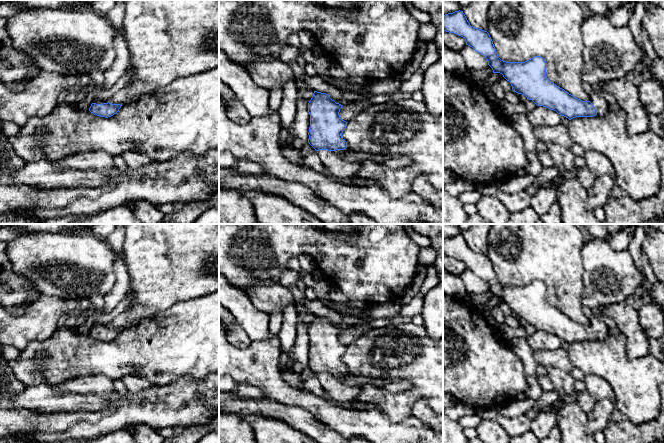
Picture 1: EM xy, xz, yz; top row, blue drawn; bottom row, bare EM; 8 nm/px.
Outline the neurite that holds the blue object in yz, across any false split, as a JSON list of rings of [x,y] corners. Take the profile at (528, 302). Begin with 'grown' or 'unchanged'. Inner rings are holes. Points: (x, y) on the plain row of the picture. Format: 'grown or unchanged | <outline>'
grown | [[[459,234],[443,239],[443,254],[463,261],[466,269],[472,271],[487,283],[488,289],[492,292],[493,297],[502,298],[503,301],[510,306],[514,316],[525,319],[527,323],[532,324],[537,330],[554,334],[569,344],[576,341],[603,340],[610,336],[609,327],[594,315],[590,317],[589,325],[582,325],[552,307],[546,301],[547,287],[541,280],[535,280],[525,286],[506,286],[501,284],[498,281],[489,257],[471,250],[463,235]]]

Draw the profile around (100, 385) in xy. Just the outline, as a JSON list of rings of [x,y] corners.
[[[102,374],[80,376],[59,384],[48,384],[58,391],[73,392],[83,395],[96,395],[104,399],[115,391],[113,380]]]

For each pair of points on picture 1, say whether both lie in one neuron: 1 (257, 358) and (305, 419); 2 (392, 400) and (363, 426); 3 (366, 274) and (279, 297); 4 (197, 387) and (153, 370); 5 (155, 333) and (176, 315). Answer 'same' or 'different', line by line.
1: different
2: different
3: different
4: different
5: same

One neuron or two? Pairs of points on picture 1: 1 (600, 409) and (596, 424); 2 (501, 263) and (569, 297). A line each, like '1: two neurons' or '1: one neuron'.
1: one neuron
2: one neuron

